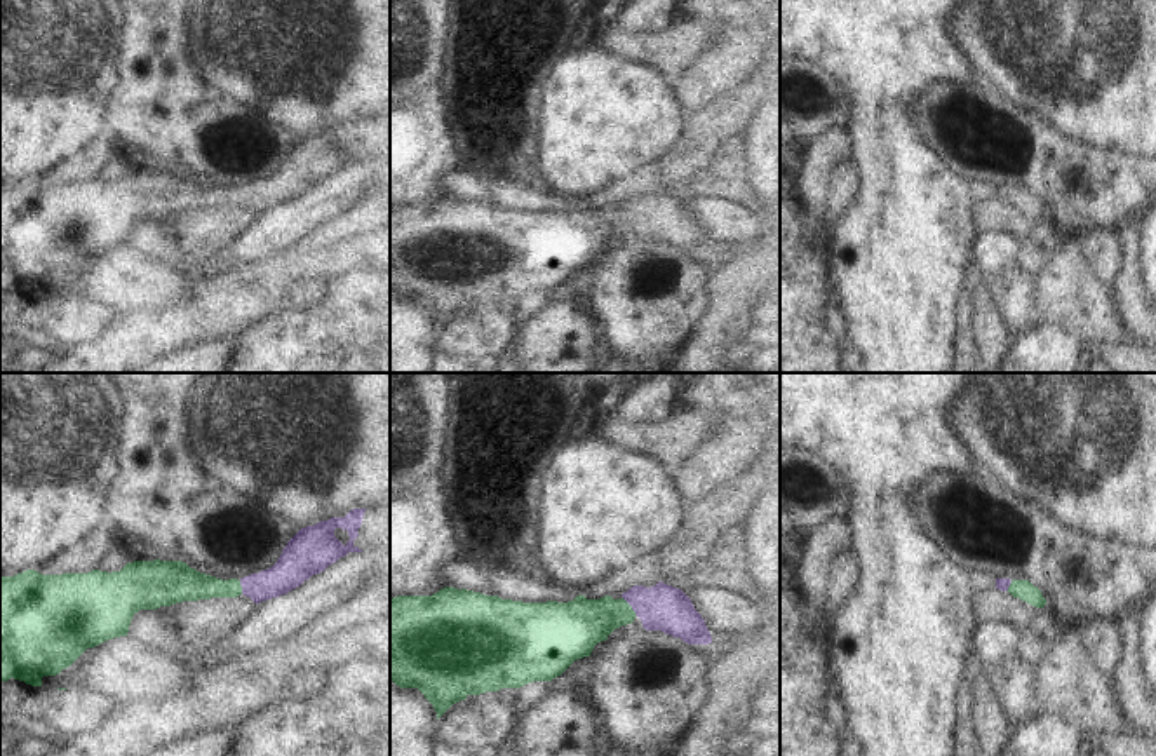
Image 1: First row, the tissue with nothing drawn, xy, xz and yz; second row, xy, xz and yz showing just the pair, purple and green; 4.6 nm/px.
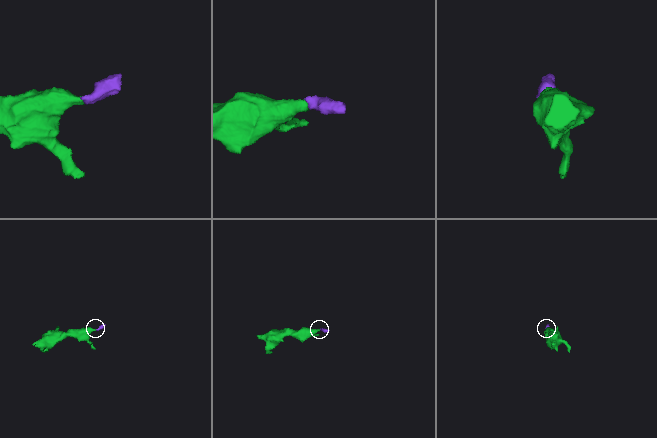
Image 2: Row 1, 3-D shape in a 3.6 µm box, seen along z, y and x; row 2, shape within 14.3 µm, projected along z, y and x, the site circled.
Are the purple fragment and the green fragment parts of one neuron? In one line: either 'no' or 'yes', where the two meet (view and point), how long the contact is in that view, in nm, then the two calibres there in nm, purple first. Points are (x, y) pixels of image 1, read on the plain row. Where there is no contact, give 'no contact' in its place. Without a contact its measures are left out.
yes; contact xz (629, 213); length 110 nm; calibres 220 and 240 nm

